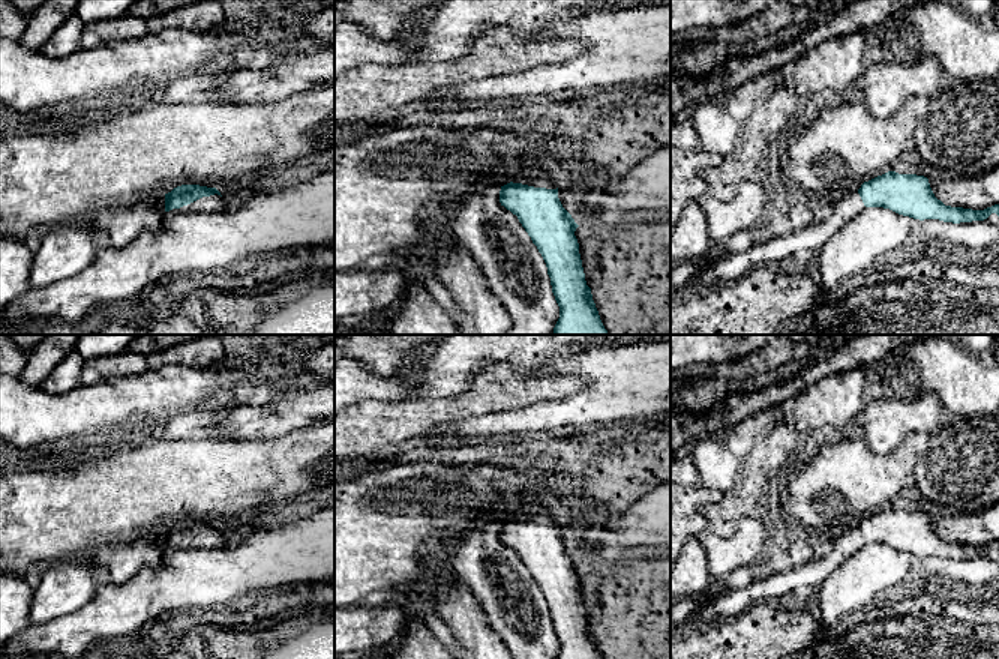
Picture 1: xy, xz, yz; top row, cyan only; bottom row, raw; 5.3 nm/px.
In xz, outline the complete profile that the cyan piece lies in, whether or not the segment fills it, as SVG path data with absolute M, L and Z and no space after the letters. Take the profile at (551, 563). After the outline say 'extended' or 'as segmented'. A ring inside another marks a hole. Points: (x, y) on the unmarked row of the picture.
M530 492L516 498L512 518L501 522L500 539L518 552L546 599L560 642L556 659L602 659L574 572L579 561L562 543L558 524L538 492Z | extended

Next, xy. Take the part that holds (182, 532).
M182 521L165 530L164 560L170 560L177 549L214 549L228 543L216 524Z | extended

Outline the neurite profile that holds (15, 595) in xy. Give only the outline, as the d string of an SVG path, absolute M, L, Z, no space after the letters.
M0 575L0 647L30 626L34 588L22 576Z

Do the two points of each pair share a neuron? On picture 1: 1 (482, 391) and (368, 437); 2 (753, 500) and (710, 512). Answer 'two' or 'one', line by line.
1: one
2: one

